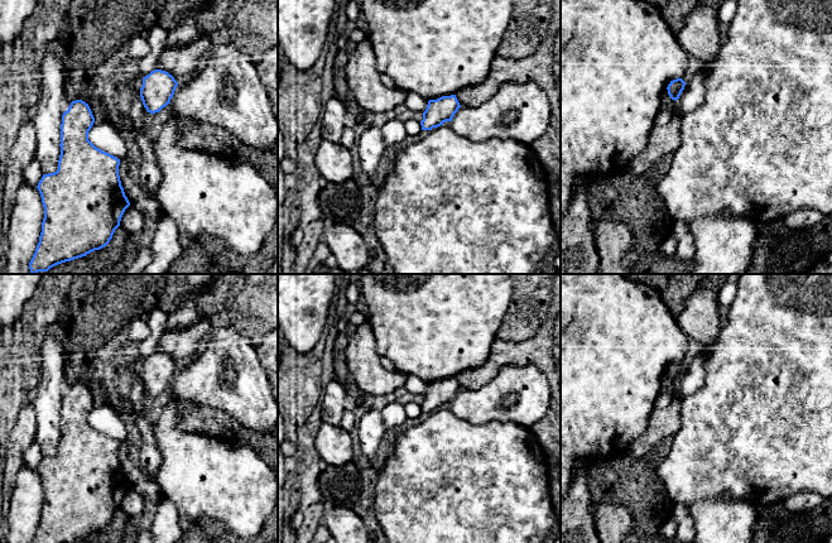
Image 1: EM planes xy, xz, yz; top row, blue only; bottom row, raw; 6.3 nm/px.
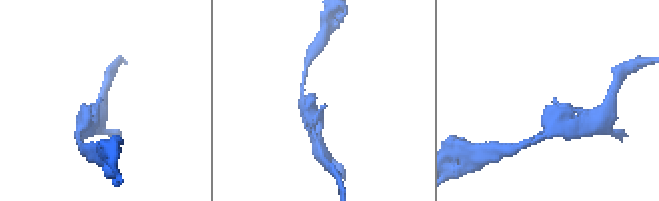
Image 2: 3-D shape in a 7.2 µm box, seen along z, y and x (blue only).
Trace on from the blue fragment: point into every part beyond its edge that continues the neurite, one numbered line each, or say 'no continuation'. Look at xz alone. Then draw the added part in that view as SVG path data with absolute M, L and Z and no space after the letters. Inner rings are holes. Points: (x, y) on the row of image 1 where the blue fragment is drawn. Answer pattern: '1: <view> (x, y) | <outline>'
no continuation

